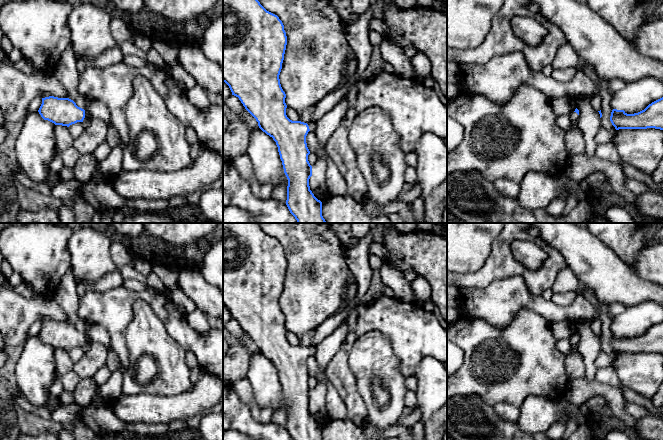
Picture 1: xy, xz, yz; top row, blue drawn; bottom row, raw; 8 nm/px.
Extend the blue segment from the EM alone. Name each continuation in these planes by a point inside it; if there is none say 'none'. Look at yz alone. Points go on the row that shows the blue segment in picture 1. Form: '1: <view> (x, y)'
1: yz (574, 141)

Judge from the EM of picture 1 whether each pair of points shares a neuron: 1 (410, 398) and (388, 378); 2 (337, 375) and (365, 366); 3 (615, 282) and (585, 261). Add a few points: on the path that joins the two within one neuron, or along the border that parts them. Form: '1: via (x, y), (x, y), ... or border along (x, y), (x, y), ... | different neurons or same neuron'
1: border along (408, 390), (404, 396), (405, 406) | different neurons
2: border along (352, 346), (348, 365), (360, 392) | different neurons
3: via (608, 277), (592, 262) | same neuron

